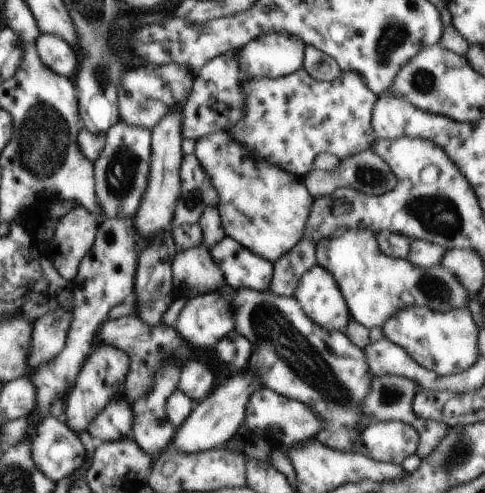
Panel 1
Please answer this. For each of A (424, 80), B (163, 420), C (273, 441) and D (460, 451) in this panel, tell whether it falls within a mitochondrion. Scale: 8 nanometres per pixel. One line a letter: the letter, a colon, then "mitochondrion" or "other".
A: mitochondrion
B: other
C: other
D: mitochondrion

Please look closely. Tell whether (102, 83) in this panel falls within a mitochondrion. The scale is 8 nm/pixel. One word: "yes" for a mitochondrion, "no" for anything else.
yes

